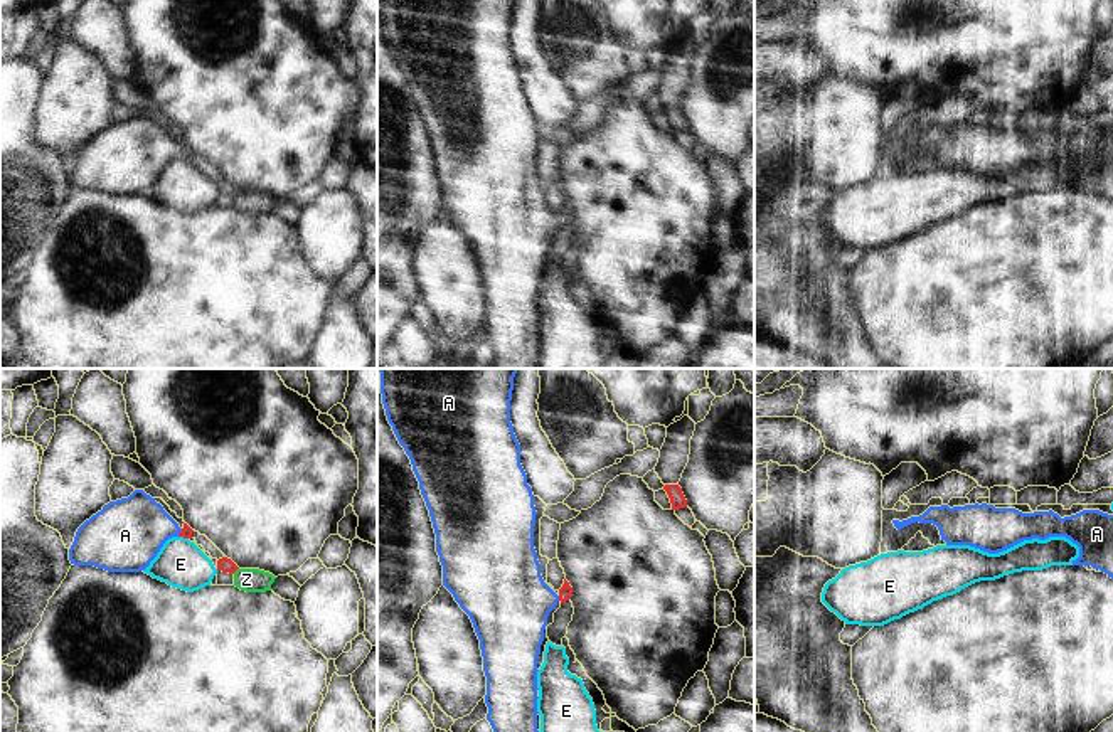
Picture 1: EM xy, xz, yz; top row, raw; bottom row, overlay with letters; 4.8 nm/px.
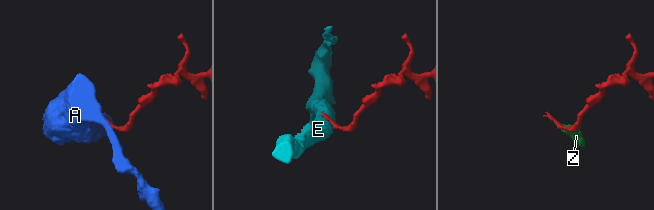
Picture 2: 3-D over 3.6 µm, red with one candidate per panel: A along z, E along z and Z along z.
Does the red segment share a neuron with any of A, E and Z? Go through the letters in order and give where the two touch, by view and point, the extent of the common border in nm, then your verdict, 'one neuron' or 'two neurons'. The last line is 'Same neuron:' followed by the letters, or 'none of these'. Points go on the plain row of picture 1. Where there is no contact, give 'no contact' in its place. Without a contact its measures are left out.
A: xz (559, 221) | 30 nm | one neuron
E: xy (184, 160) | 50 nm | two neurons
Z: xy (234, 194) | 40 nm | two neurons
Same neuron: A

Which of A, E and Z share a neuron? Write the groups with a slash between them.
A / E / Z

